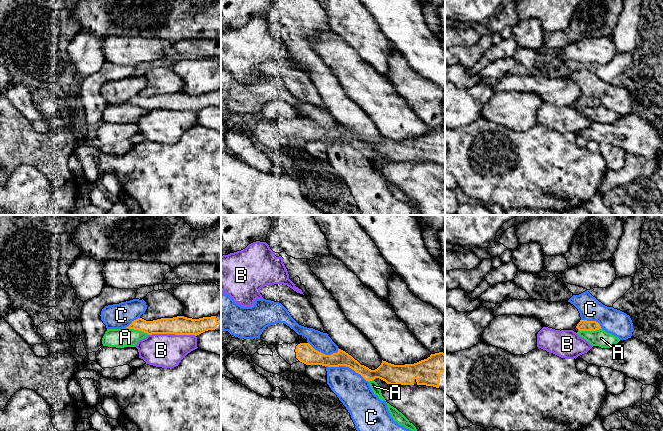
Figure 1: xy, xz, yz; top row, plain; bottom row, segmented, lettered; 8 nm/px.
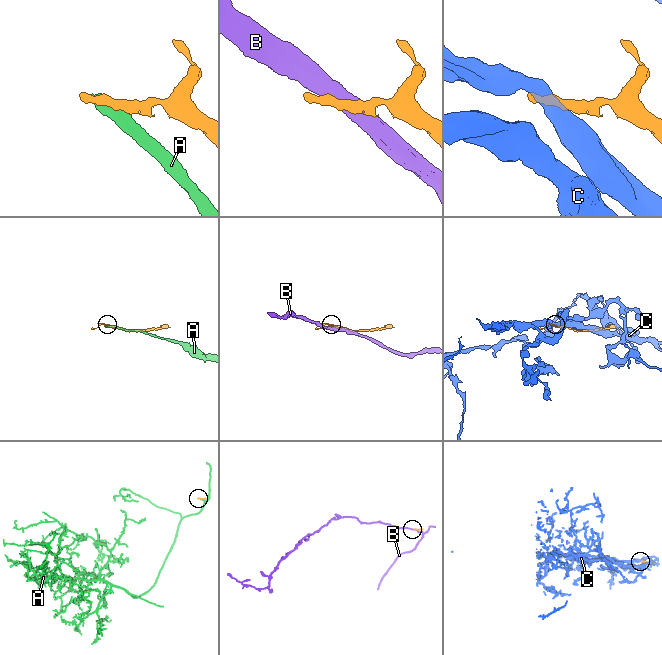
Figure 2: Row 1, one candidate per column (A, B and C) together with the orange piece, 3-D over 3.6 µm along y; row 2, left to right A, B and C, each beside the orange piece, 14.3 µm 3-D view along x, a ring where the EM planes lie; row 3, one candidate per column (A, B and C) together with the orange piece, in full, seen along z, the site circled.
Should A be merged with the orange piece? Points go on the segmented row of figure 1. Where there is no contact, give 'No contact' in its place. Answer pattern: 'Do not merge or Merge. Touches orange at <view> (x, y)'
Do not merge. Touches orange at yz (589, 330)

